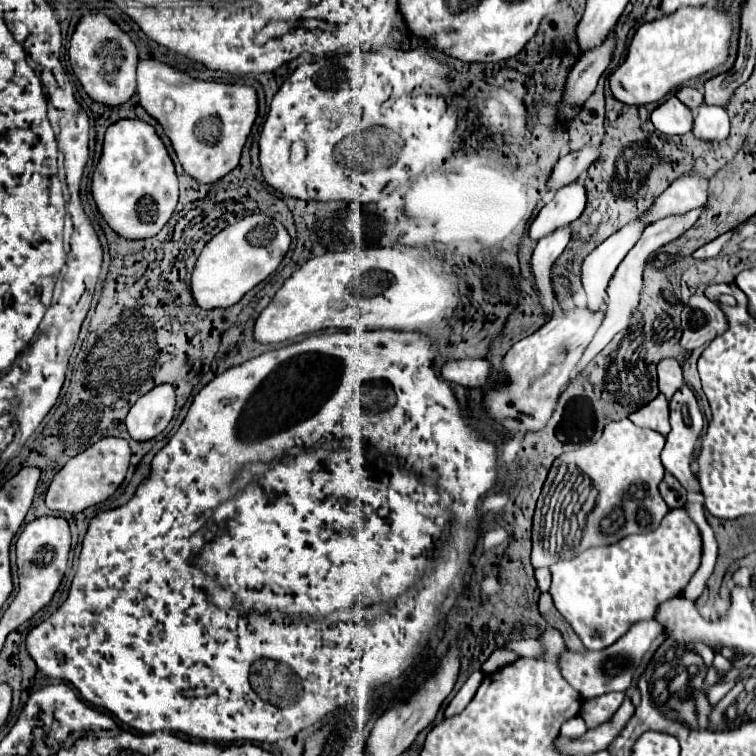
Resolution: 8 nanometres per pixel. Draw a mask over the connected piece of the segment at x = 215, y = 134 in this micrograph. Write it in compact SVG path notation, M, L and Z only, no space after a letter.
M143 59L137 65L137 95L147 113L163 125L181 165L193 179L215 183L237 167L259 111L259 97L251 85L193 79L187 71L163 61Z

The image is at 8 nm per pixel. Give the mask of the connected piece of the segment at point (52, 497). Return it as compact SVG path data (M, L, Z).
M103 437L97 443L89 445L83 453L75 455L71 461L67 461L53 477L47 493L45 503L53 511L65 511L65 513L79 513L91 505L103 503L109 499L115 489L123 483L127 467L131 459L131 449L127 439L121 437Z

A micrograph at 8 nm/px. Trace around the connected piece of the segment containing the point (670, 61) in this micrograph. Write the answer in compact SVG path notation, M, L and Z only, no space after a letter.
M719 1L701 7L681 7L671 15L643 23L631 39L627 59L609 77L611 93L627 105L647 105L683 87L689 79L701 77L725 65L729 57L733 23Z

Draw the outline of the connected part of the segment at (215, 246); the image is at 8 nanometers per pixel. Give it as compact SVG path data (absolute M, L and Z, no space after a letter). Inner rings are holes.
M247 215L241 221L227 225L203 247L195 263L191 275L191 293L195 303L205 309L231 307L279 267L289 245L291 237L285 225L267 215Z

